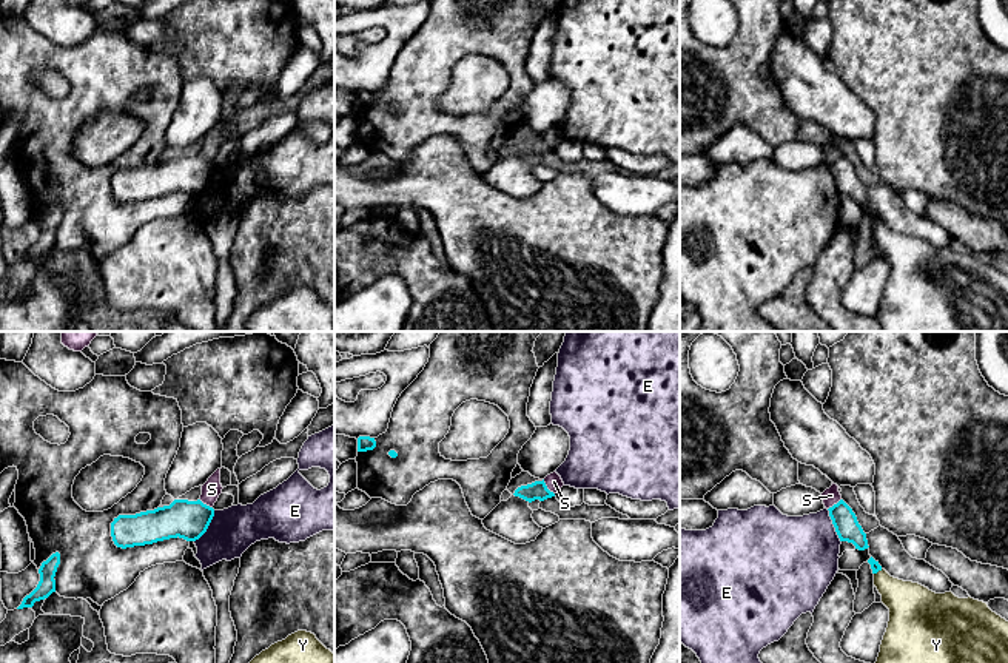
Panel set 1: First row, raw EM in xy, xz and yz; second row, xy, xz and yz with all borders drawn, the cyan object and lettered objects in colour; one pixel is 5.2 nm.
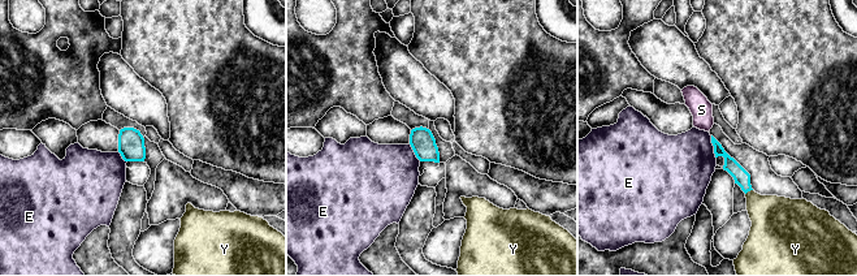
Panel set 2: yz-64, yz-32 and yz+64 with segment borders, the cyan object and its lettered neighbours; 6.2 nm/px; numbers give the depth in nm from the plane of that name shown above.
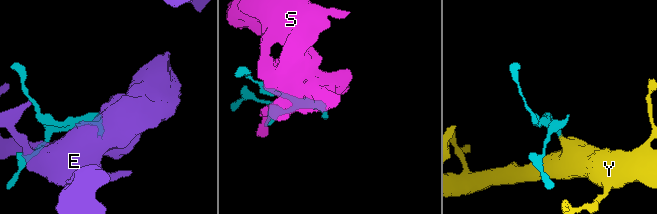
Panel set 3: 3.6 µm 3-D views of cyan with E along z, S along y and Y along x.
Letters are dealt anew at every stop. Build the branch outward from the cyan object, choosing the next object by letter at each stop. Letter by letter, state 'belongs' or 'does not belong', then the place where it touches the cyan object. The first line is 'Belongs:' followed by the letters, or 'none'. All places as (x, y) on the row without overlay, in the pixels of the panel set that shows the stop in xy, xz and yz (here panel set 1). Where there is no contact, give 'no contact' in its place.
Belongs: Y
E: does not belong; meets cyan in xy at (208, 179)
S: does not belong; meets cyan in xz at (546, 142)
Y: belongs; meets cyan in yz at (877, 225)

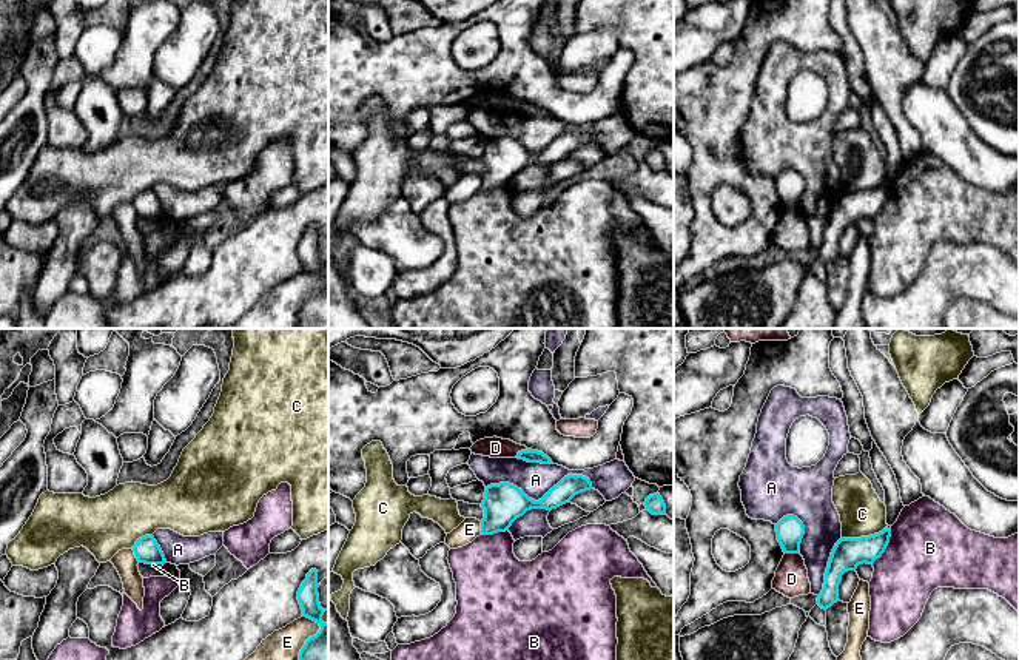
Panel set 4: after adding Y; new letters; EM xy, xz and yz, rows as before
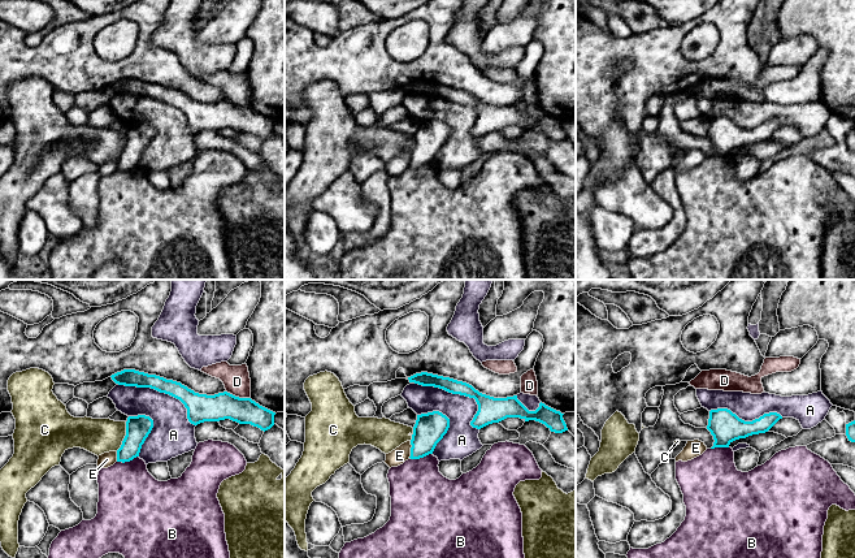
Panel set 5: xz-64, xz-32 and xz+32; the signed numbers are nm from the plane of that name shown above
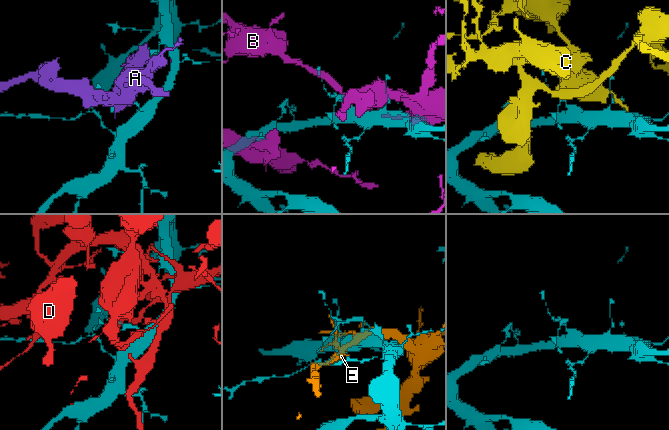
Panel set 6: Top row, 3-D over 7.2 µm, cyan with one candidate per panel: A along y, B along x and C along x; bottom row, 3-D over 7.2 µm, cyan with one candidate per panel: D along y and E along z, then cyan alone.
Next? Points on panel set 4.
Belongs: none
A: does not belong; meets cyan in xz at (538, 154)
B: does not belong; meets cyan in yz at (885, 202)
C: does not belong; meets cyan in yz at (864, 191)
D: does not belong; meets cyan in xz at (521, 105)
E: does not belong; meets cyan in xy at (306, 296)

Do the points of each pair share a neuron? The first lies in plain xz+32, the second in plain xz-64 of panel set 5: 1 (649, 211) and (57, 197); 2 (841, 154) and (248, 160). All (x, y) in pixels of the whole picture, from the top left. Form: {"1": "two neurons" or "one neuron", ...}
{"1": "one neuron", "2": "two neurons"}

